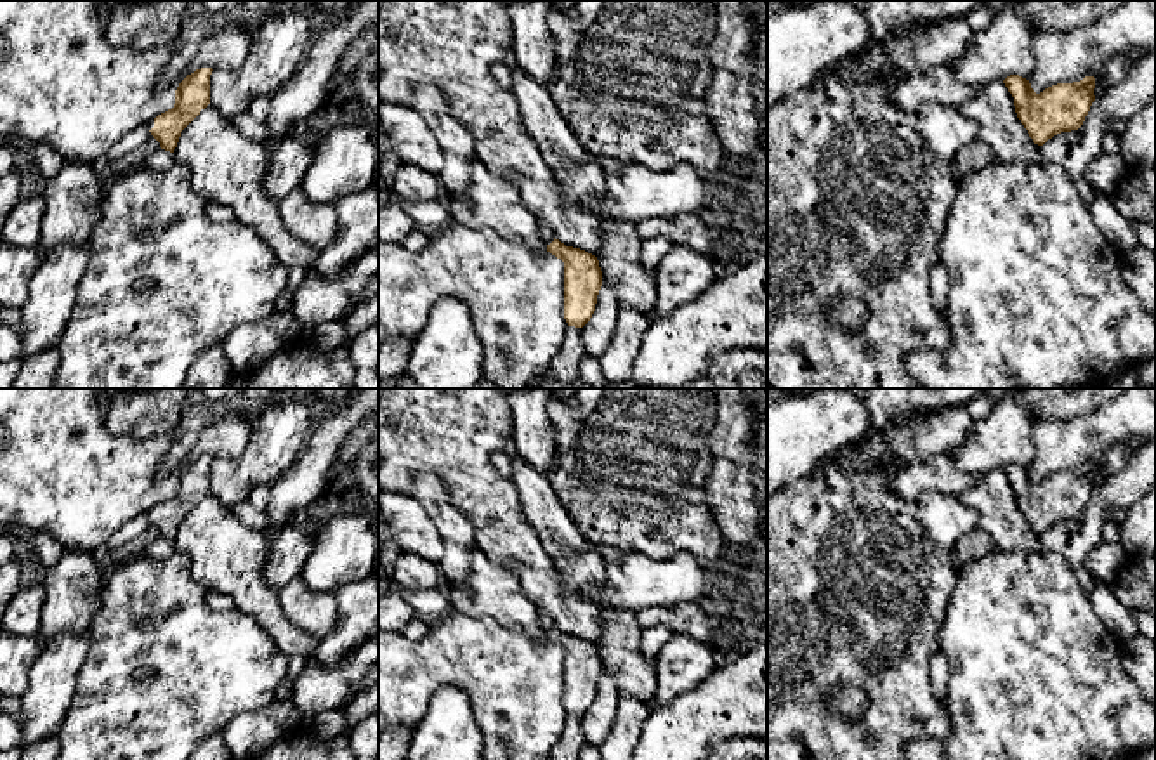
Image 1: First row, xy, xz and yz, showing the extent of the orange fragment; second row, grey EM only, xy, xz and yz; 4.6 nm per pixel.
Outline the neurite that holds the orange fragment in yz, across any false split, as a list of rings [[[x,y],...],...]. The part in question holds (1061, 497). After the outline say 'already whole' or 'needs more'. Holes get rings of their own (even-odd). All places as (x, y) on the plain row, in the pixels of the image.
[[[1019,463],[1007,465],[1003,472],[1014,486],[1017,507],[1038,534],[1061,521],[1078,519],[1095,489],[1094,465],[1057,472],[1040,482]]]; already whole

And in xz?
[[[540,613],[540,626],[547,640],[564,651],[564,708],[568,715],[583,717],[595,699],[602,675],[599,649],[585,639],[561,632],[545,613]]]; needs more

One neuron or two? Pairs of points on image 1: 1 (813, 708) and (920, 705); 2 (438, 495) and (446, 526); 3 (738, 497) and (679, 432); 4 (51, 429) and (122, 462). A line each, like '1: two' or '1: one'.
1: one
2: one
3: two
4: one

